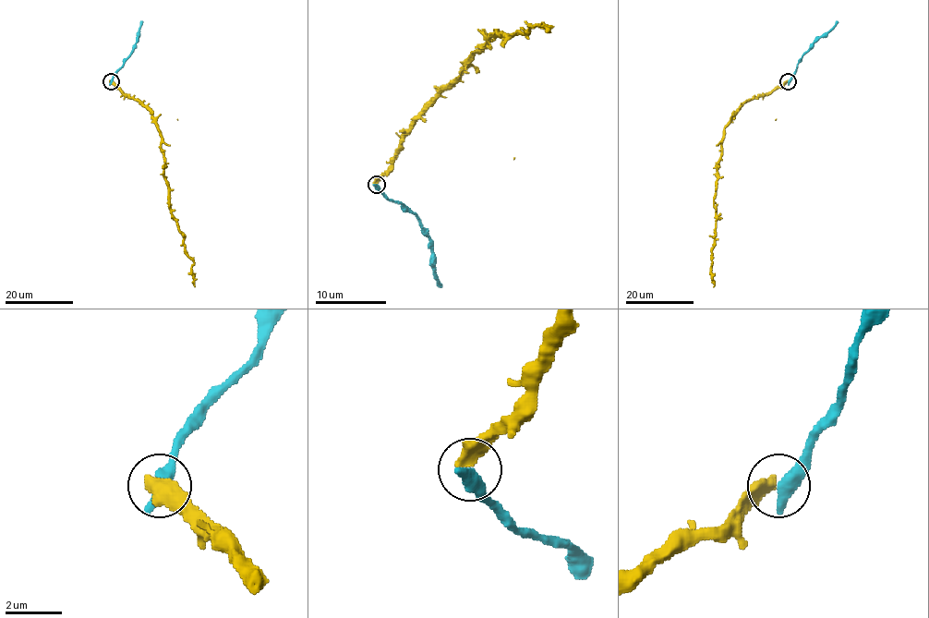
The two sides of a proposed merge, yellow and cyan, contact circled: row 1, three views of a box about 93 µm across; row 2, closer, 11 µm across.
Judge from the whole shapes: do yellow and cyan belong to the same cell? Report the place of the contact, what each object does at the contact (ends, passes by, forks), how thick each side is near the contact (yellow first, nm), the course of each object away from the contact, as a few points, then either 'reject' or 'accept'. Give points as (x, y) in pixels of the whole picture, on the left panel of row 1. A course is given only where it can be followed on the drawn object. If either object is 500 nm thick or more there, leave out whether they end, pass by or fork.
place (111, 81); calibres 550 and 550 nm; course yellow (111, 81), (137, 99), (159, 128), (171, 216), (181, 234), (186, 254), (193, 261), (195, 286); course cyan (111, 81), (130, 54), (143, 21); reject

